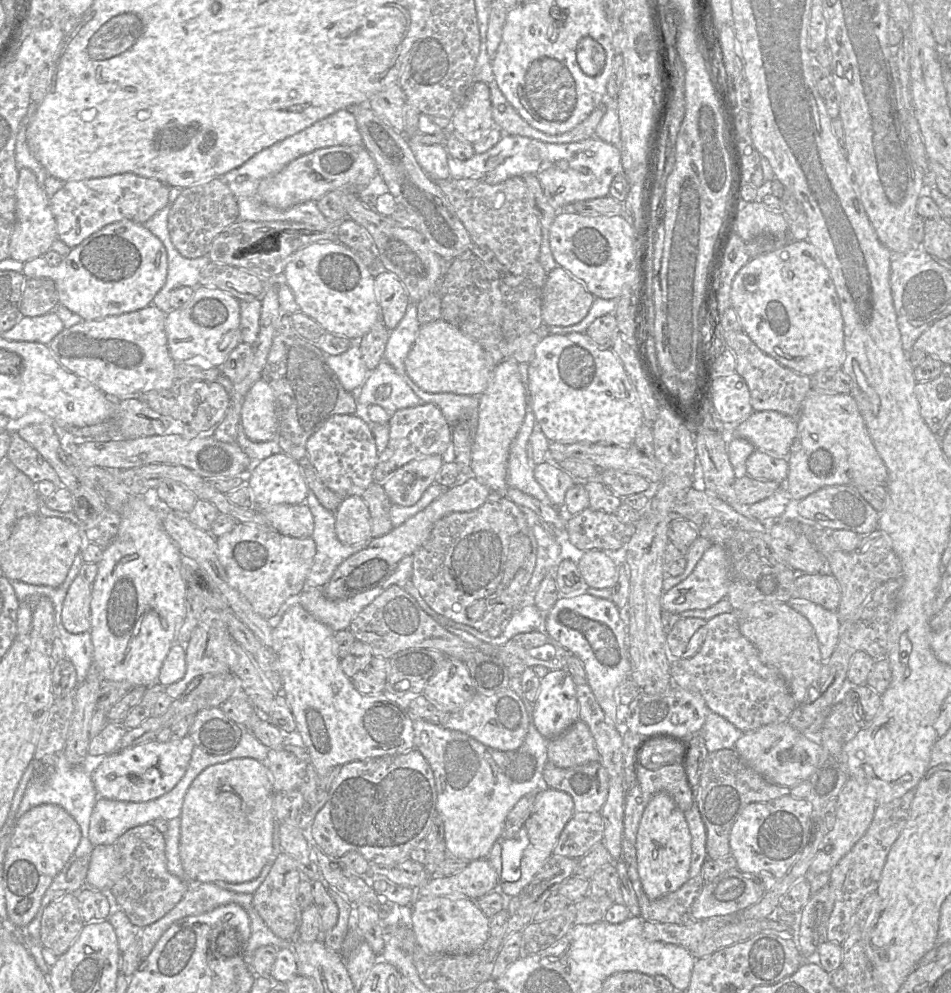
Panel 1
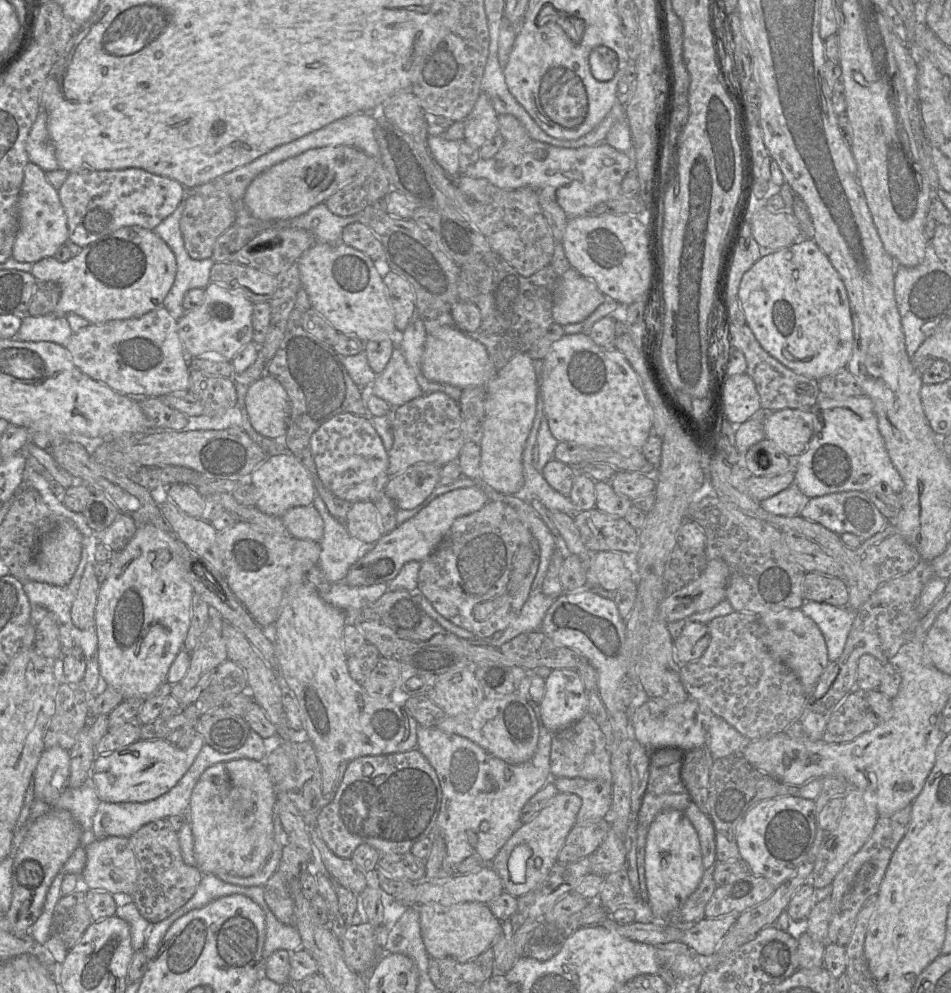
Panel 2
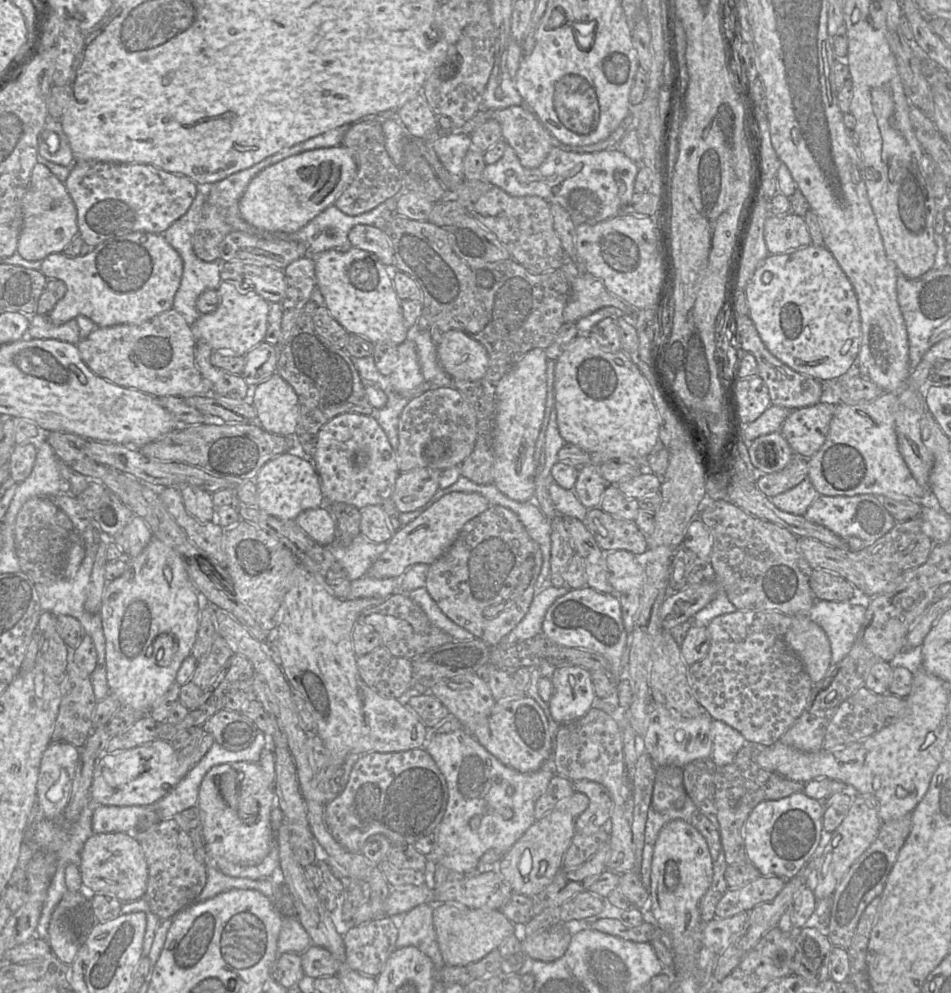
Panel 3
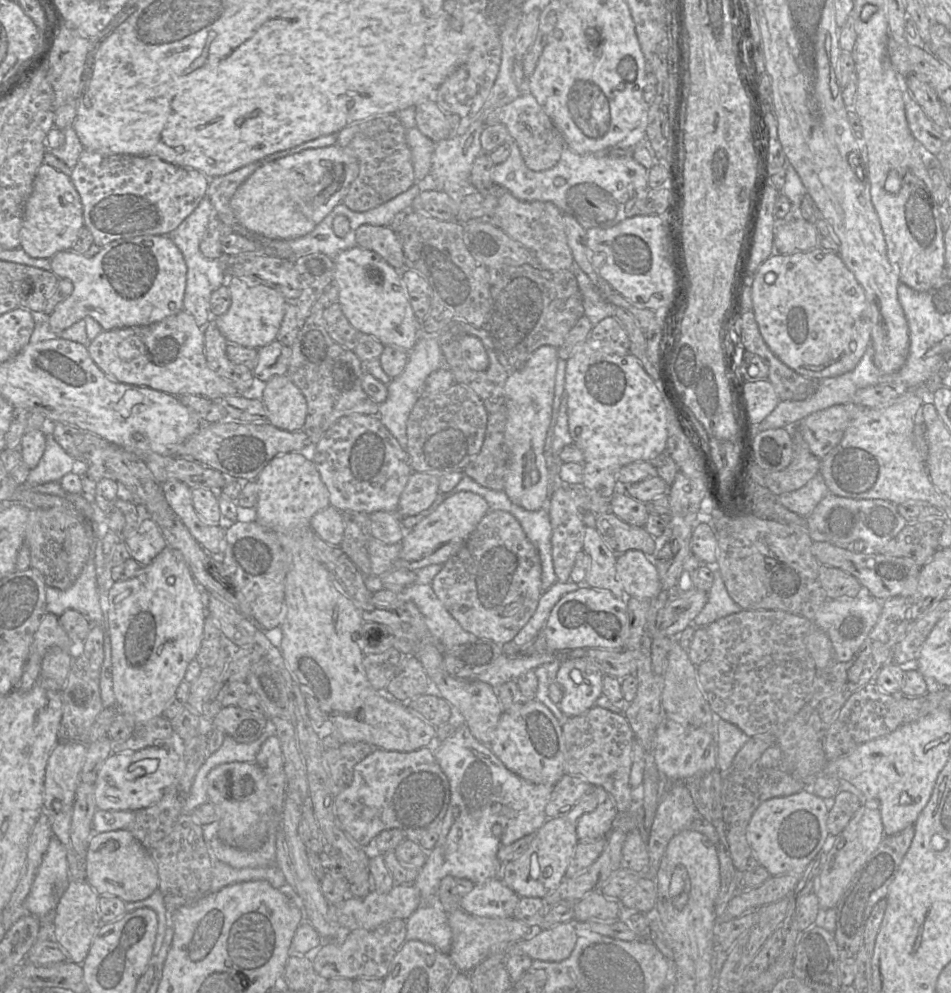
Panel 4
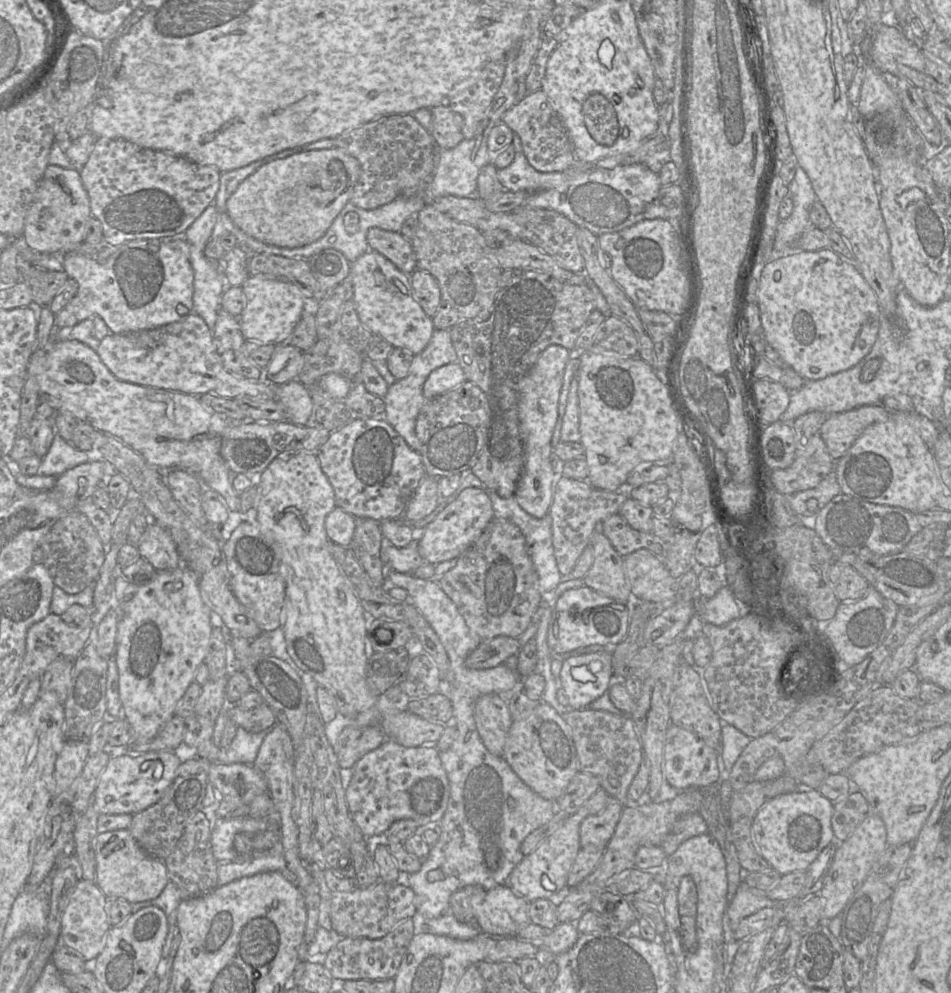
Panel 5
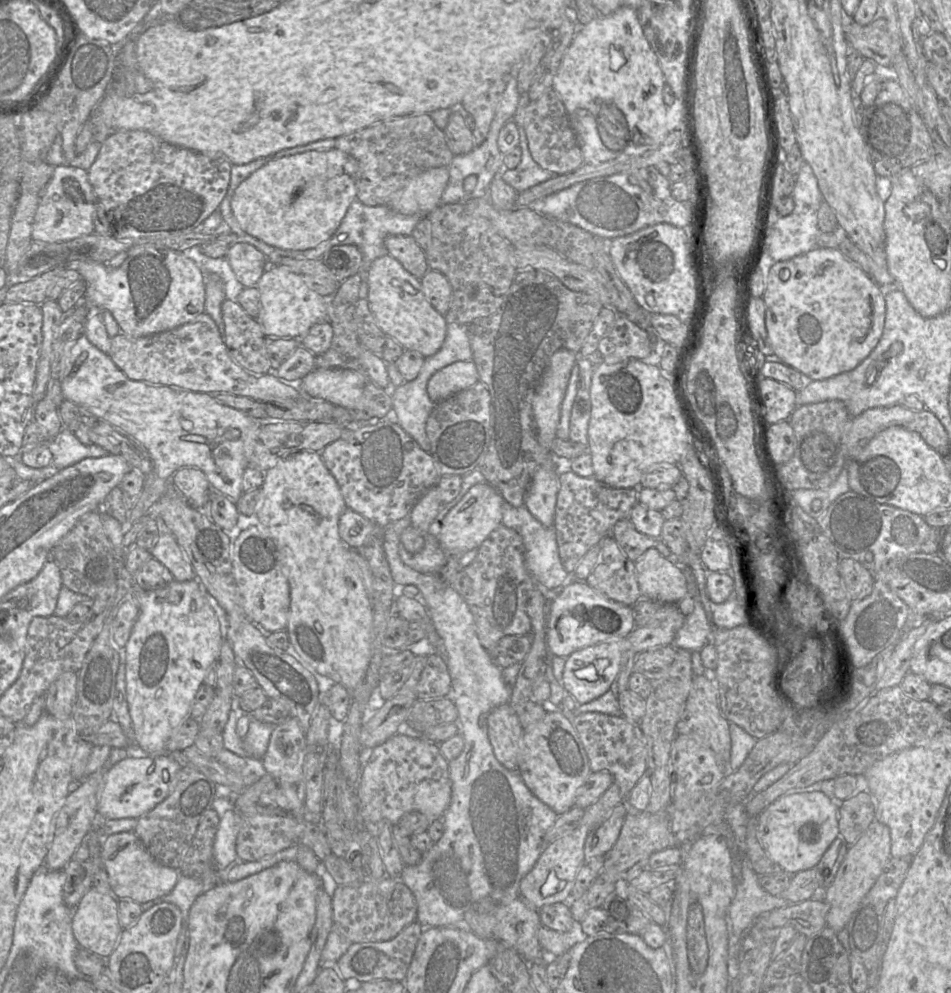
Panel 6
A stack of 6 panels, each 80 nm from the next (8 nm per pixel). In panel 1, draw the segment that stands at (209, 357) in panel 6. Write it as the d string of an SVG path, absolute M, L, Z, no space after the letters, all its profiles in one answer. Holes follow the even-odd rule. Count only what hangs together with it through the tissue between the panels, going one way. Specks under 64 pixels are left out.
M154 305L143 309L108 316L99 320L86 321L64 328L47 345L54 359L68 372L84 378L105 394L125 398L137 396L152 390L173 390L178 382L175 377L177 363L172 359L165 330L166 313Z

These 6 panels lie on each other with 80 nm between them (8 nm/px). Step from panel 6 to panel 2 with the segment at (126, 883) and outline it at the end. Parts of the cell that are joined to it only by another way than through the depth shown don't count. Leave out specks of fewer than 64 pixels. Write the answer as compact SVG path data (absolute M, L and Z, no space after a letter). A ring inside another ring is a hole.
M109 836L95 839L86 846L86 865L80 876L90 890L102 889L111 894L131 894L138 877L138 862L128 838Z

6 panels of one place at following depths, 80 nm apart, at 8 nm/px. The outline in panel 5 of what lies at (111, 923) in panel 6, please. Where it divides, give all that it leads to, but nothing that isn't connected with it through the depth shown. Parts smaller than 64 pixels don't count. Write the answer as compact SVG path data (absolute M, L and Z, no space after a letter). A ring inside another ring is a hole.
M80 879L72 889L62 914L58 943L77 950L85 960L95 960L103 950L107 932L112 926L105 909L106 900L94 881Z

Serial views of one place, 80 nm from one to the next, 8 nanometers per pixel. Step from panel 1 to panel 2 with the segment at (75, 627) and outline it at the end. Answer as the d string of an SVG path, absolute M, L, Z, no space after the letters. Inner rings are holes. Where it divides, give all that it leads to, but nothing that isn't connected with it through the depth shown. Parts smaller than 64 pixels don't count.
M94 554L82 575L77 596L72 604L70 616L73 625L79 629L89 629L95 625L95 608L100 587L95 572Z

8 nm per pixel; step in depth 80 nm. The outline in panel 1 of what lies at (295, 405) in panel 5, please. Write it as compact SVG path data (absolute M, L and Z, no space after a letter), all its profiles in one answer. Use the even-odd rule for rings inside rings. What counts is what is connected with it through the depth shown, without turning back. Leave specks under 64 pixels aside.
M263 379L256 381L245 395L240 422L245 435L251 441L276 439L278 422L275 396Z

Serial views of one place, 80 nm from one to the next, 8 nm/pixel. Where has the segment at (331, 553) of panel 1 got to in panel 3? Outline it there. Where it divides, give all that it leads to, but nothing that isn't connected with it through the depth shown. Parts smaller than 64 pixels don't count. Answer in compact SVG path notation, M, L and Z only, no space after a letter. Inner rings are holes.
M359 534L352 543L343 547L336 541L329 547L342 565L350 581L363 577L372 564L386 550L387 543L375 543Z

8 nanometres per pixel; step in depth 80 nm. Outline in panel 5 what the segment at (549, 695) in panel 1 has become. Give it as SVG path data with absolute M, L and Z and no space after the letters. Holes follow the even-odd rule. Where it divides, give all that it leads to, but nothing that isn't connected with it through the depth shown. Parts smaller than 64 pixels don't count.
M599 648L590 653L569 656L564 659L560 671L560 683L569 708L580 710L602 696L614 679L612 648Z

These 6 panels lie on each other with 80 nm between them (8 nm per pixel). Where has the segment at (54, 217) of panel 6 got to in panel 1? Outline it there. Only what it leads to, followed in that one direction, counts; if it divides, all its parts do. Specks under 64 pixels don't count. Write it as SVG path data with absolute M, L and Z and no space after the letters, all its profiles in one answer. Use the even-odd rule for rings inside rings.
M21 168L16 189L16 222L9 243L10 257L25 263L47 253L56 239L57 225L50 209L49 197L44 187L38 184L36 175L29 168Z

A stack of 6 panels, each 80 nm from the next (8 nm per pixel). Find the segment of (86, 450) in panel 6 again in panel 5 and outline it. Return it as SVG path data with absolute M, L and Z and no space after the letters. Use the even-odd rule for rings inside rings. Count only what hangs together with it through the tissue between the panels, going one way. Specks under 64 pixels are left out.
M56 434L48 452L42 458L36 474L58 477L82 463L94 461L104 461L102 453L78 450Z

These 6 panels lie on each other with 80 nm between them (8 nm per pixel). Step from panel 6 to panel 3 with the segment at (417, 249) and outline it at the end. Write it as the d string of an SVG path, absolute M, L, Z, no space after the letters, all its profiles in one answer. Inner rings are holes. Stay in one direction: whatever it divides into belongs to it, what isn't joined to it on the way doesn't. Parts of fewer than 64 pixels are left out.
M358 224L351 228L348 239L353 247L372 253L384 265L393 265L393 248L383 229Z

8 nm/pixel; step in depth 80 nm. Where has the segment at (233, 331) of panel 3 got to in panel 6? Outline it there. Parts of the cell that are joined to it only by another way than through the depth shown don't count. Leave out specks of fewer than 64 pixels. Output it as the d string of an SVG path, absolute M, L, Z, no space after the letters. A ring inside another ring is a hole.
M269 265L257 283L261 311L257 321L268 338L300 339L317 323L328 322L329 298L308 287L304 279L283 265Z

